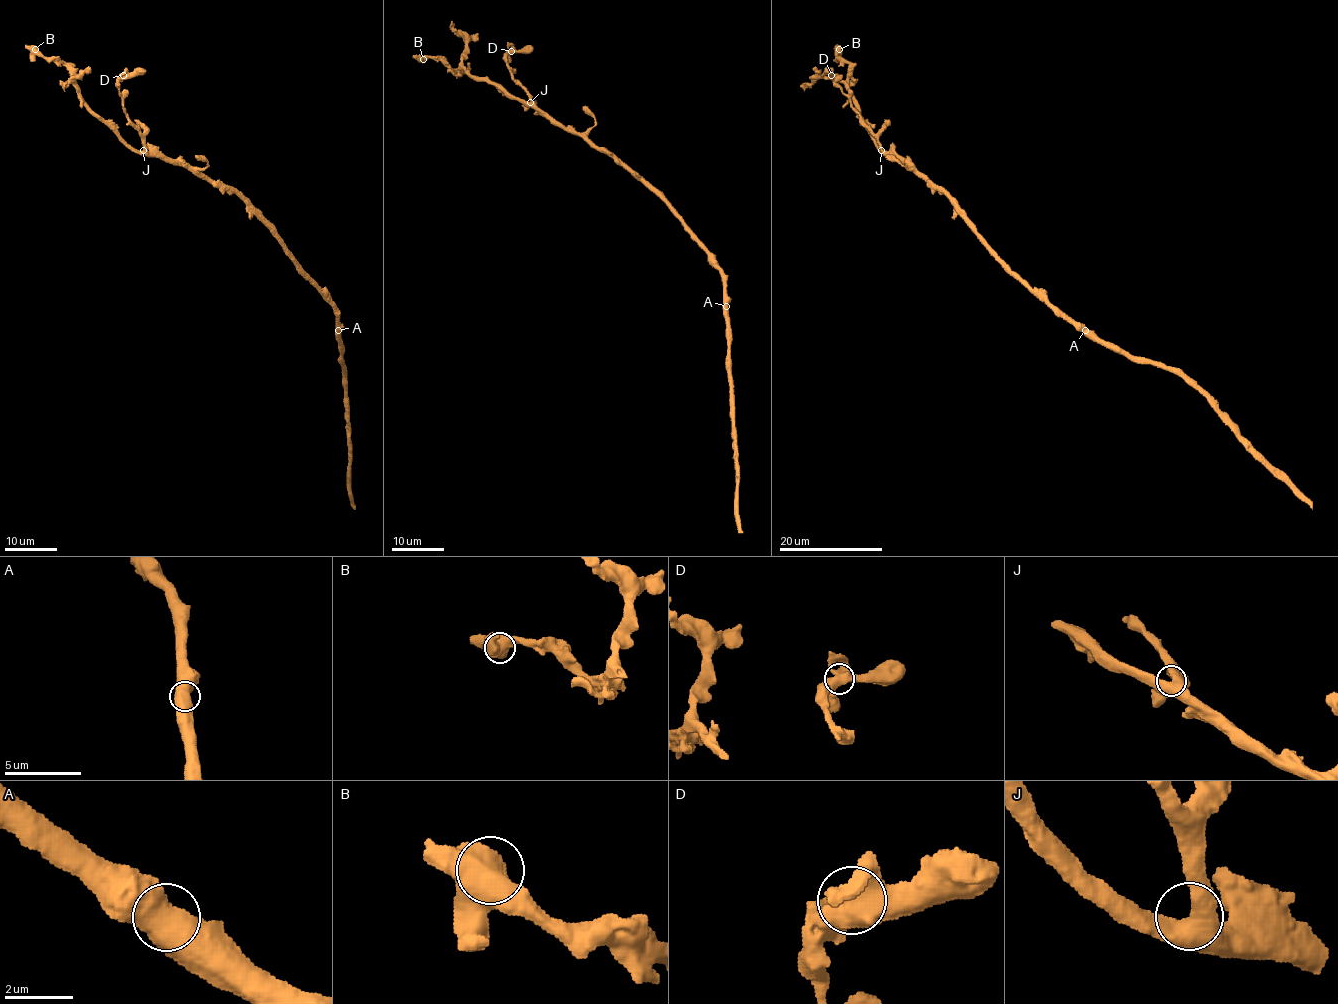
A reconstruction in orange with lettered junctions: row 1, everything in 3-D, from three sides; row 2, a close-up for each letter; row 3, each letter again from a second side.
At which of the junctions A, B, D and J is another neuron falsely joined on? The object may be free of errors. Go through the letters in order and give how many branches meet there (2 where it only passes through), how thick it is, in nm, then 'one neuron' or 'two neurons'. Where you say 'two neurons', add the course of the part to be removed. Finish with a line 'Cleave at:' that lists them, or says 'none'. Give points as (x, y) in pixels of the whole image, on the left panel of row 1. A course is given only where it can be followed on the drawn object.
A: branches 2; calibre 800 nm; one neuron
B: branches 2; calibre 700 nm; one neuron
D: branches 2; calibre 700 nm; one neuron
J: branches 3; calibre 440 nm; one neuron
Cleave at: none

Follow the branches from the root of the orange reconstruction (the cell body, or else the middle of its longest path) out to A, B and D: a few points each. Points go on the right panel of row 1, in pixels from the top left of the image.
A: (1004, 262), (1085, 330)
B: (1004, 262), (924, 175), (879, 145), (859, 115), (849, 88), (849, 65), (837, 55), (839, 49)
D: (1004, 262), (924, 175), (914, 166), (890, 157), (881, 148), (877, 137), (831, 75)

